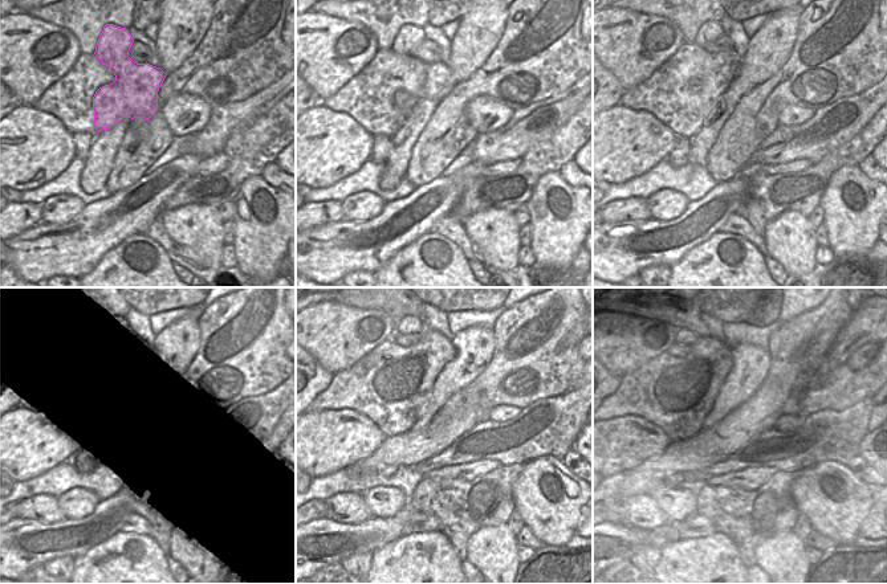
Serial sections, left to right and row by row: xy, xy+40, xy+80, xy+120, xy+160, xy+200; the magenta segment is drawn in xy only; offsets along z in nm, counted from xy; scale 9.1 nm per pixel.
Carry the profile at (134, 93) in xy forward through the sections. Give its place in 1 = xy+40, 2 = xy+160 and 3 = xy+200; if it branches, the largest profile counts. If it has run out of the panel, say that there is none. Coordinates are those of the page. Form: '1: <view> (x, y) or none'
1: xy+40 (439, 82)
2: xy+160 (409, 325)
3: xy+200 (698, 331)

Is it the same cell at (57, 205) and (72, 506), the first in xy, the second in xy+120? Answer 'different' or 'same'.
same

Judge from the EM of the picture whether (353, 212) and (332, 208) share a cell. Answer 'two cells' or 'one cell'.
two cells

